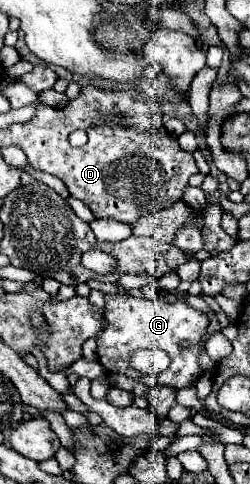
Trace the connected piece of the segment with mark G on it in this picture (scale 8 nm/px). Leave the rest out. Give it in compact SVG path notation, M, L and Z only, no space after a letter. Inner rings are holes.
M109 295L105 305L107 327L97 335L97 357L99 363L111 373L125 373L147 385L171 385L175 389L191 387L199 379L199 351L203 349L203 335L207 333L209 319L199 309L187 303L167 303L161 299L145 299L131 295ZM135 349L163 349L171 357L167 371L159 375L145 375L129 365L129 353Z

